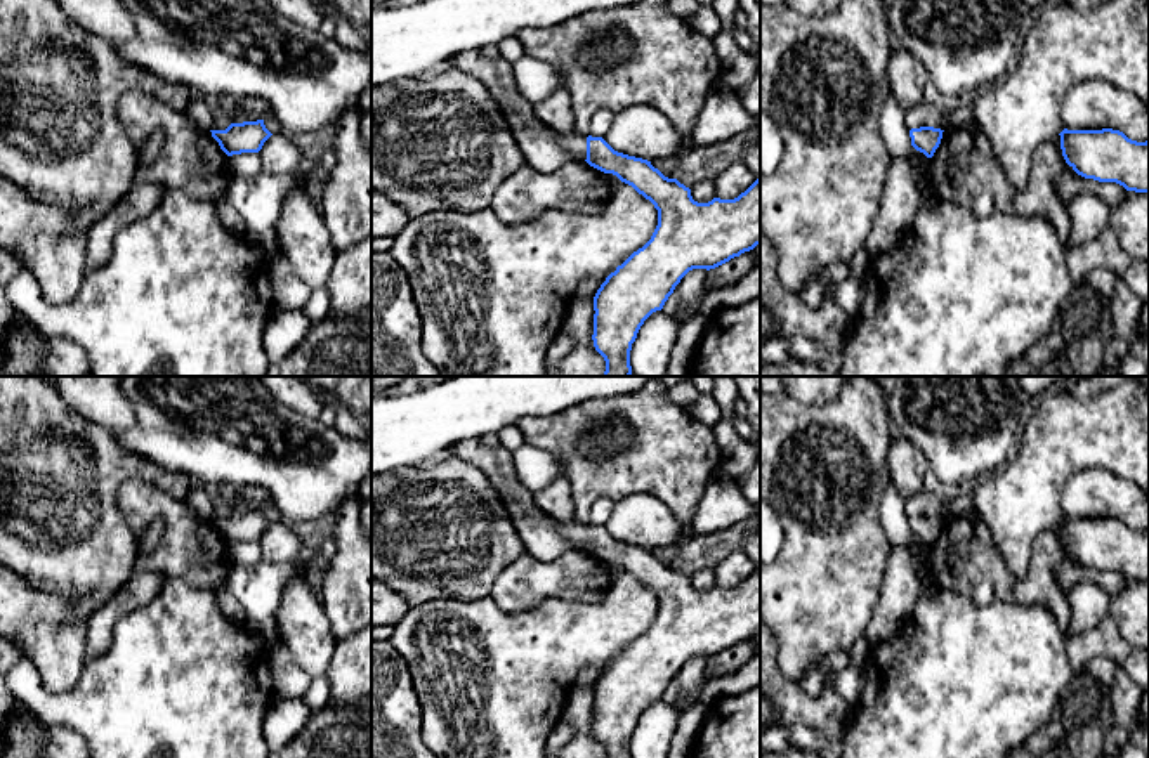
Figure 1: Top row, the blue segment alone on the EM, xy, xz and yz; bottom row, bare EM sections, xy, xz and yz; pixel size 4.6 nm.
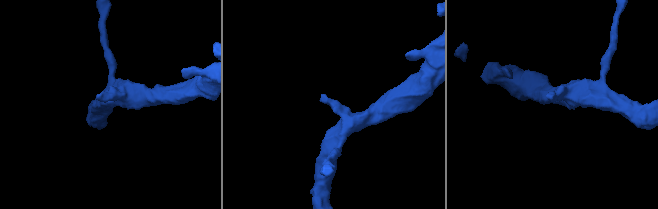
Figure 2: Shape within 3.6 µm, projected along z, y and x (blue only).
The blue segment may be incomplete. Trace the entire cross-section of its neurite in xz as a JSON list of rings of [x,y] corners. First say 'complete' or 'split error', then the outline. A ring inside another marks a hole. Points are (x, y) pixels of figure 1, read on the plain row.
split error; [[[467,439],[448,449],[448,454],[477,467],[498,493],[505,512],[517,531],[524,552],[554,560],[566,550],[587,550],[590,555],[616,564],[649,588],[658,598],[658,614],[651,628],[611,661],[594,685],[594,735],[604,746],[606,758],[632,758],[630,739],[644,709],[661,699],[680,668],[693,657],[715,657],[760,633],[760,567],[734,588],[713,586],[698,591],[691,578],[677,567],[665,565],[651,550],[614,539],[602,526],[578,520],[557,522],[535,503],[514,467],[514,453],[498,446],[488,448],[481,439]]]

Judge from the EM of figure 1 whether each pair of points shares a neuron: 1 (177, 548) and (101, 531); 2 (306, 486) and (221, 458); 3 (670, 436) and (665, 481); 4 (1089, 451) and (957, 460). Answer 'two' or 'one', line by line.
1: two
2: one
3: one
4: two

